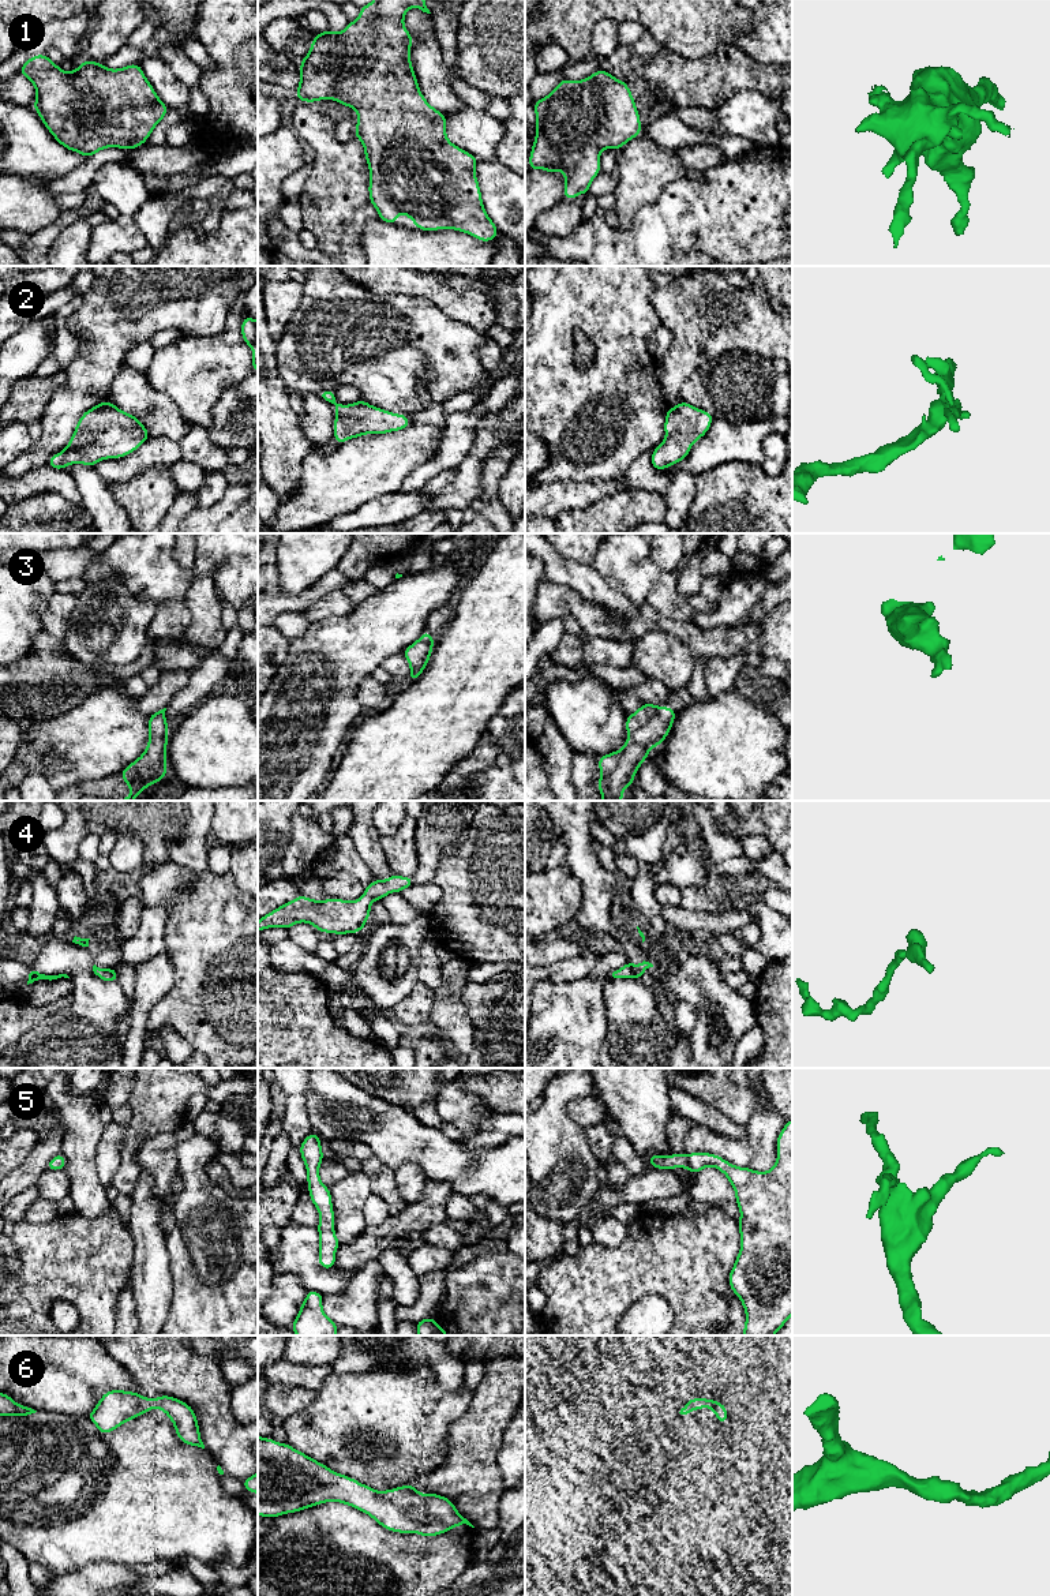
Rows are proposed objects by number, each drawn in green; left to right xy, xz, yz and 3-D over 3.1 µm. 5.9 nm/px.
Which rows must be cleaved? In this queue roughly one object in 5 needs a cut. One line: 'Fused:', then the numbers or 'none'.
Fused: none

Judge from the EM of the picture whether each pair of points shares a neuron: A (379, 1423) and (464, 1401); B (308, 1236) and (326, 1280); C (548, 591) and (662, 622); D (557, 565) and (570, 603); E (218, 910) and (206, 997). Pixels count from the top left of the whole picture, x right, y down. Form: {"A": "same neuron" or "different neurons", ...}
{"A": "same neuron", "B": "same neuron", "C": "same neuron", "D": "different neurons", "E": "same neuron"}

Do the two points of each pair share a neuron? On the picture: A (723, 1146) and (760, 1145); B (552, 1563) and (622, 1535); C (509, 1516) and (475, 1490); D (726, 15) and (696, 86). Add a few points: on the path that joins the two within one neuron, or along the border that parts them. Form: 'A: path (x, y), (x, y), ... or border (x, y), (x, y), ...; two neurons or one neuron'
A: border (746, 1139), (753, 1151), (749, 1166); two neurons
B: border (638, 1525), (621, 1525), (603, 1550); two neurons
C: border (505, 1490), (498, 1505), (497, 1525); two neurons
D: border (730, 41), (697, 57), (683, 57), (677, 52); two neurons

